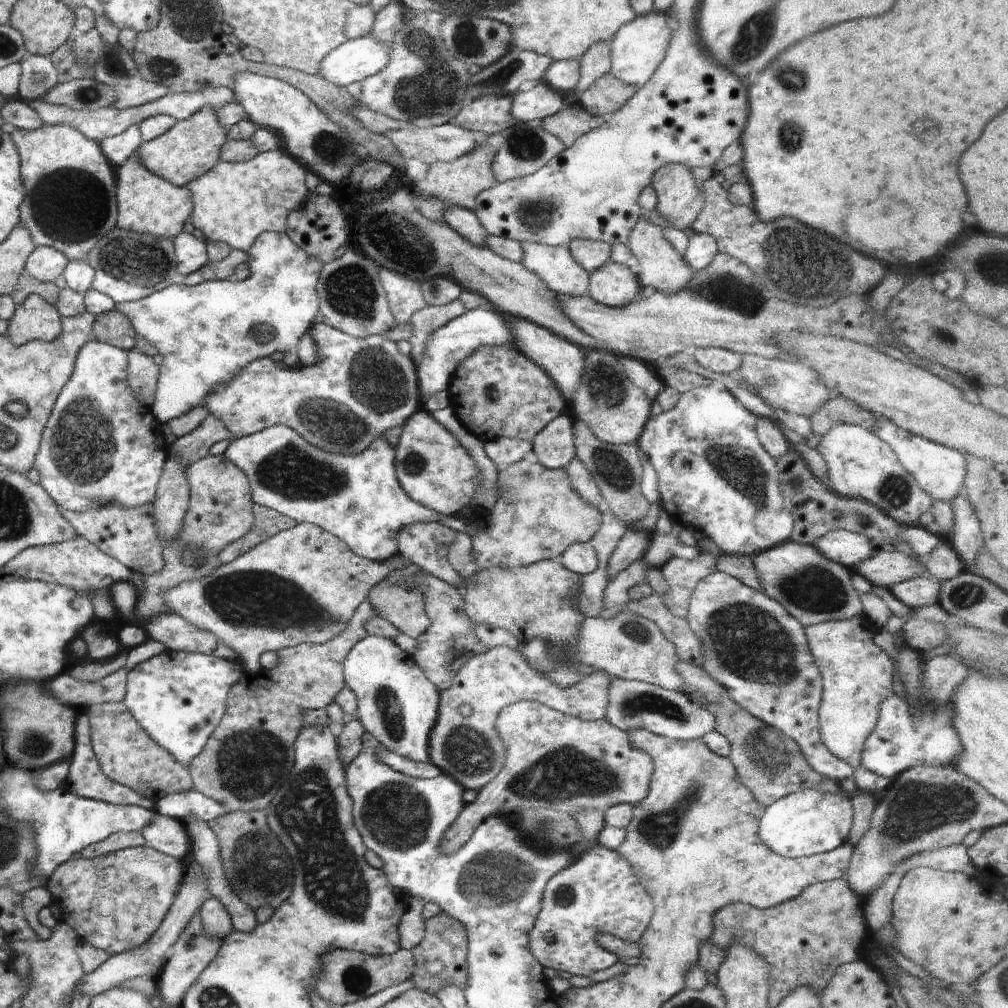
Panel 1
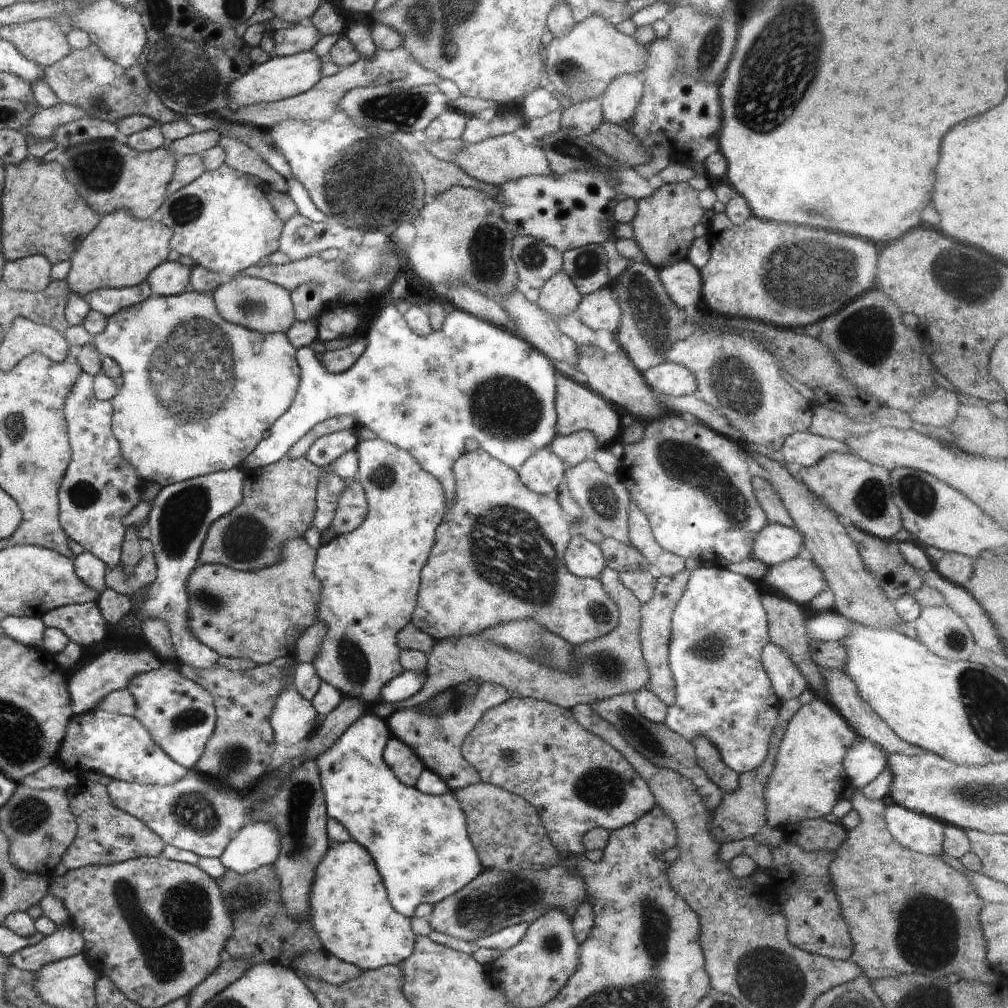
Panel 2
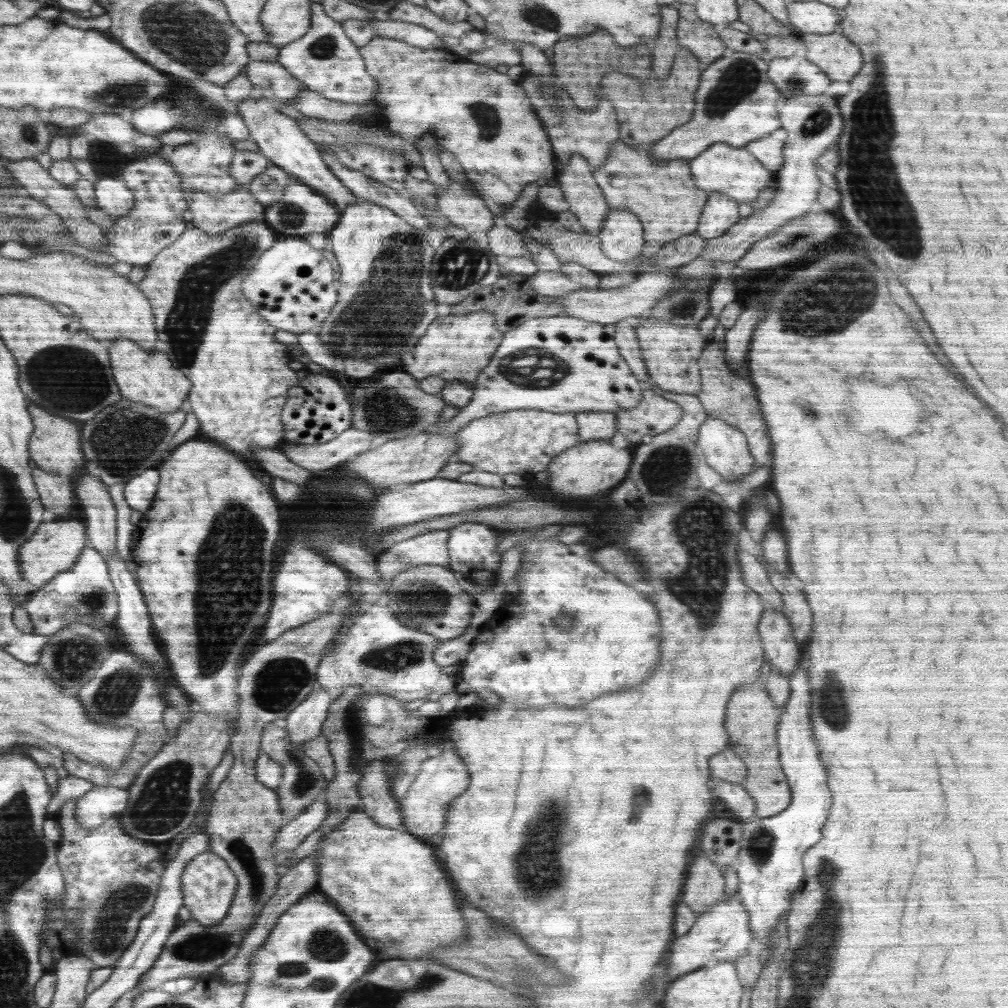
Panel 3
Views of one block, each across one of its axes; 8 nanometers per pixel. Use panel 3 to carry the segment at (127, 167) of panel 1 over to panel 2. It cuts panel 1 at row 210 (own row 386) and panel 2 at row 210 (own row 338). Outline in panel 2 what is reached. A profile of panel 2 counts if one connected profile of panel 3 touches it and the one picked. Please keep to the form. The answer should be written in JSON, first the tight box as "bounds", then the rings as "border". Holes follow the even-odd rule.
{"bounds":[66,210,172,296],"border":[[[124,210],[102,217],[95,231],[84,238],[83,245],[69,259],[70,272],[66,282],[72,294],[90,296],[99,290],[116,290],[142,285],[160,264],[168,260],[171,250],[168,244],[172,230],[160,222],[139,220]]]}

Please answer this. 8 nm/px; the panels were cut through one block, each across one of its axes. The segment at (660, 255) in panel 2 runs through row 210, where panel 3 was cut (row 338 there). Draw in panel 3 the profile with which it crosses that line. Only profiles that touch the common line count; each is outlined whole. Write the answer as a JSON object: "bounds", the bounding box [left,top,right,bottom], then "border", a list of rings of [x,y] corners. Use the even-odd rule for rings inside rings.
{"bounds":[635,320,708,396],"border":[[[642,320],[635,332],[647,373],[661,390],[696,396],[700,393],[702,388],[697,361],[708,340],[699,333],[696,325],[676,326],[668,322]]]}

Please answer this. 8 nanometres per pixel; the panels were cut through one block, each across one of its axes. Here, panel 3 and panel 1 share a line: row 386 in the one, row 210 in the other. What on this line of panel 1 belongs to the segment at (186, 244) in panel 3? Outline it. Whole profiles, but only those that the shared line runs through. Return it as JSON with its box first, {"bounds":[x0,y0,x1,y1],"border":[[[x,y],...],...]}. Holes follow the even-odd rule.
{"bounds":[187,149,309,253],"border":[[[282,149],[259,152],[258,155],[247,161],[220,160],[208,172],[187,184],[193,202],[189,221],[198,230],[202,230],[202,234],[208,242],[223,242],[232,249],[240,249],[246,253],[256,238],[263,232],[285,232],[287,216],[302,204],[309,192],[306,183],[304,183],[307,171],[296,158]]]}

